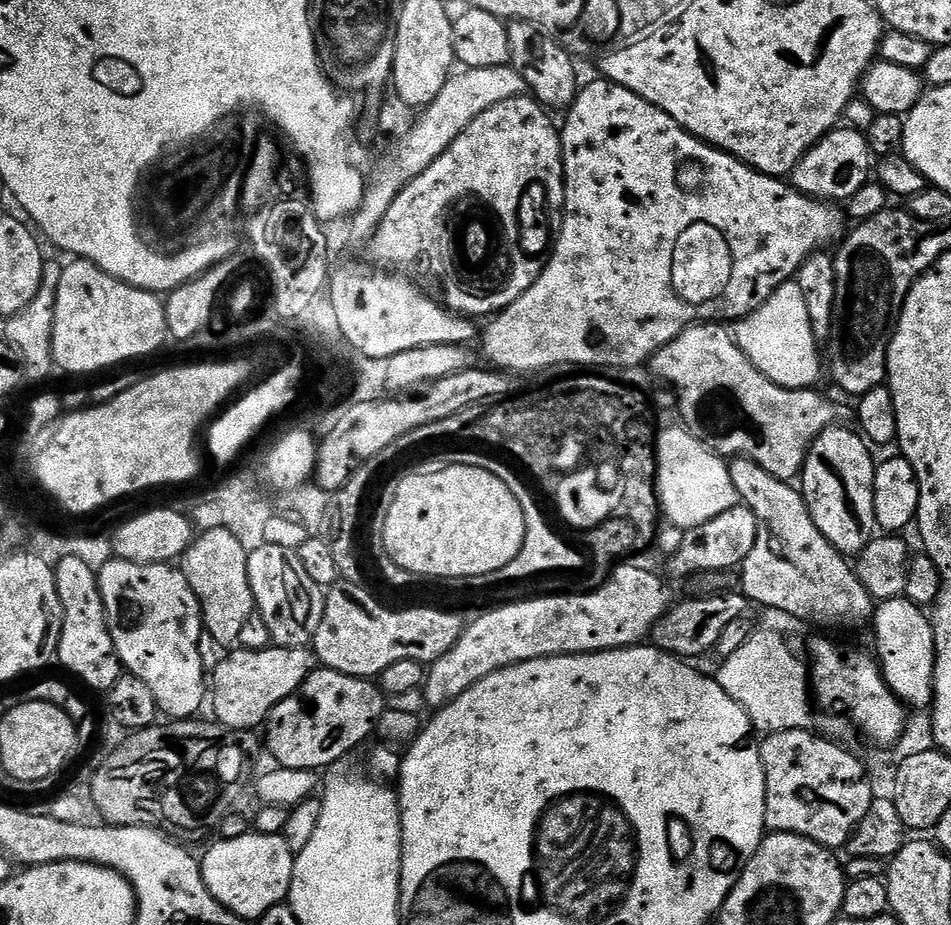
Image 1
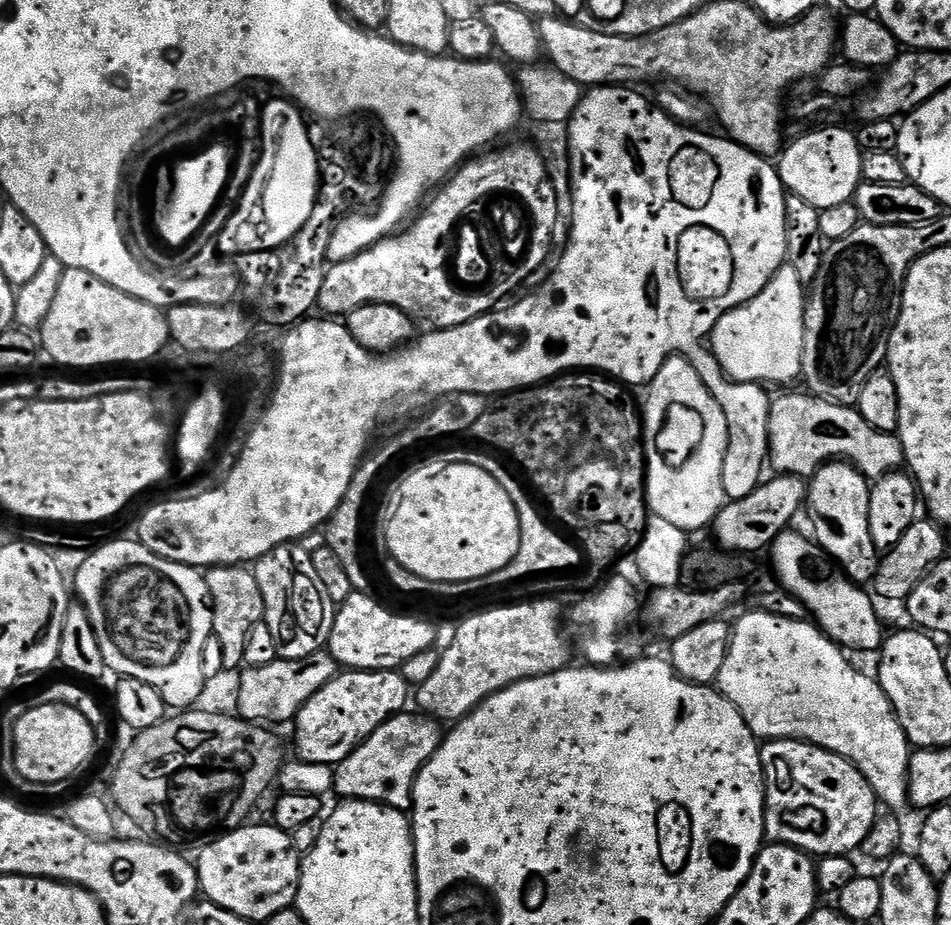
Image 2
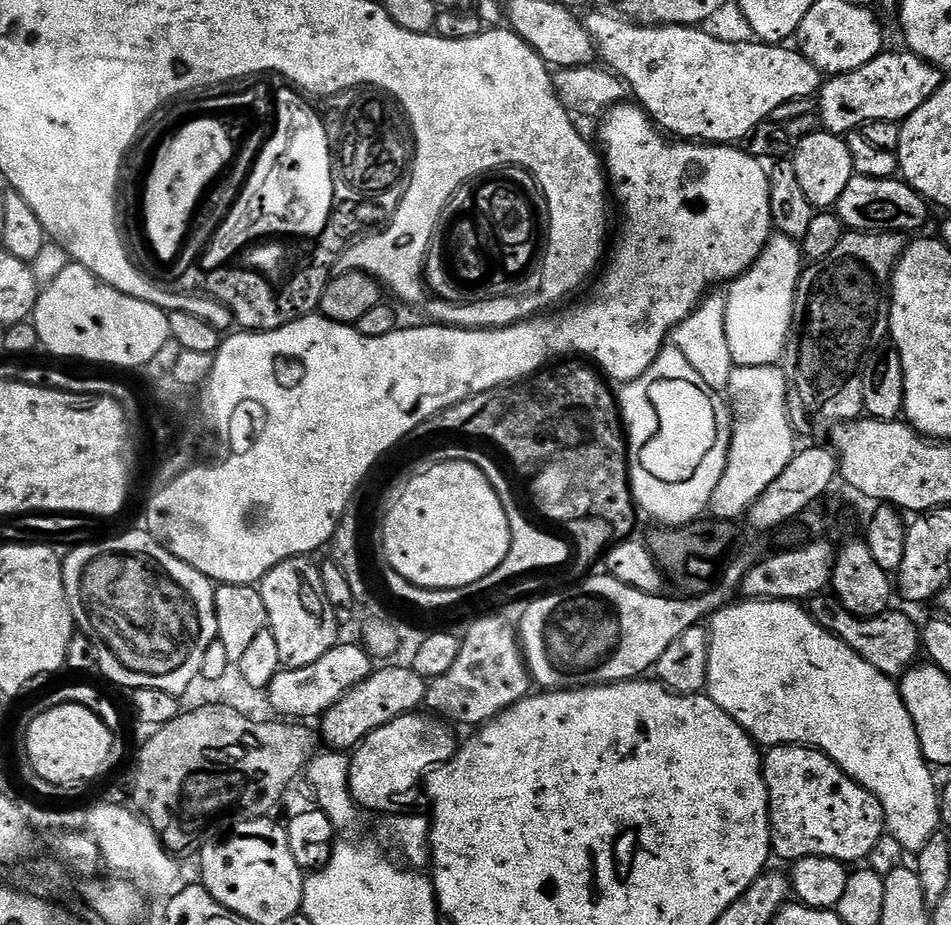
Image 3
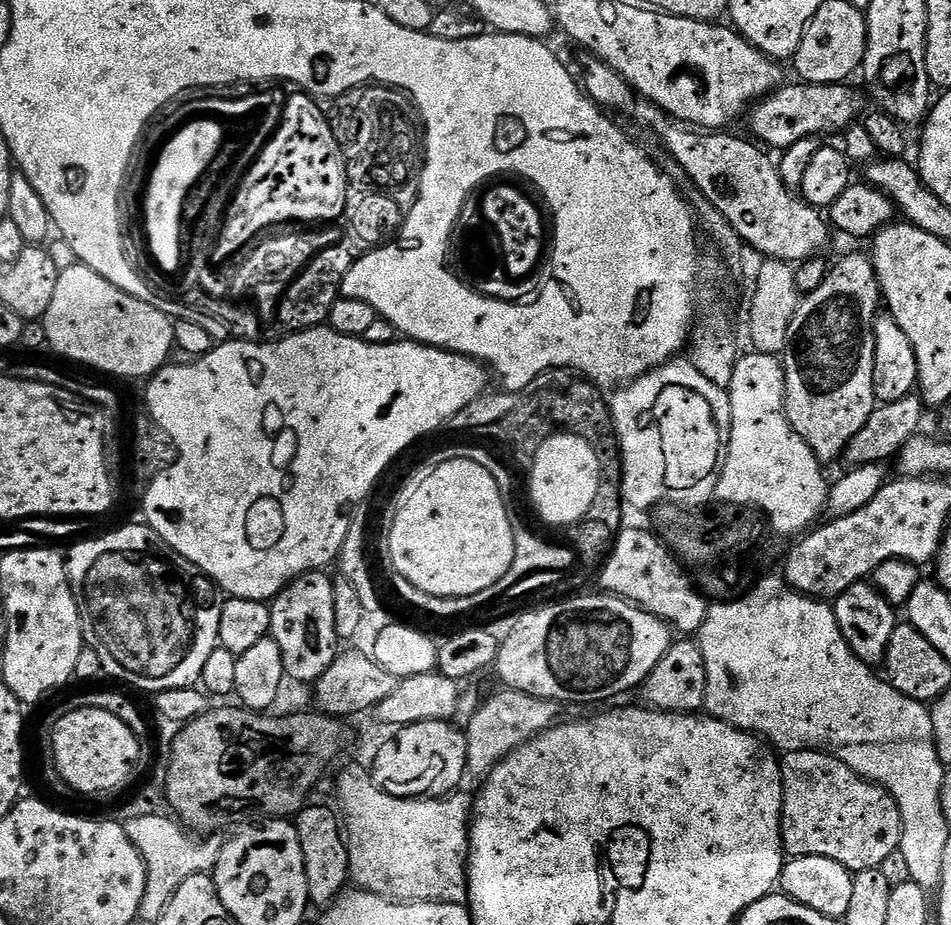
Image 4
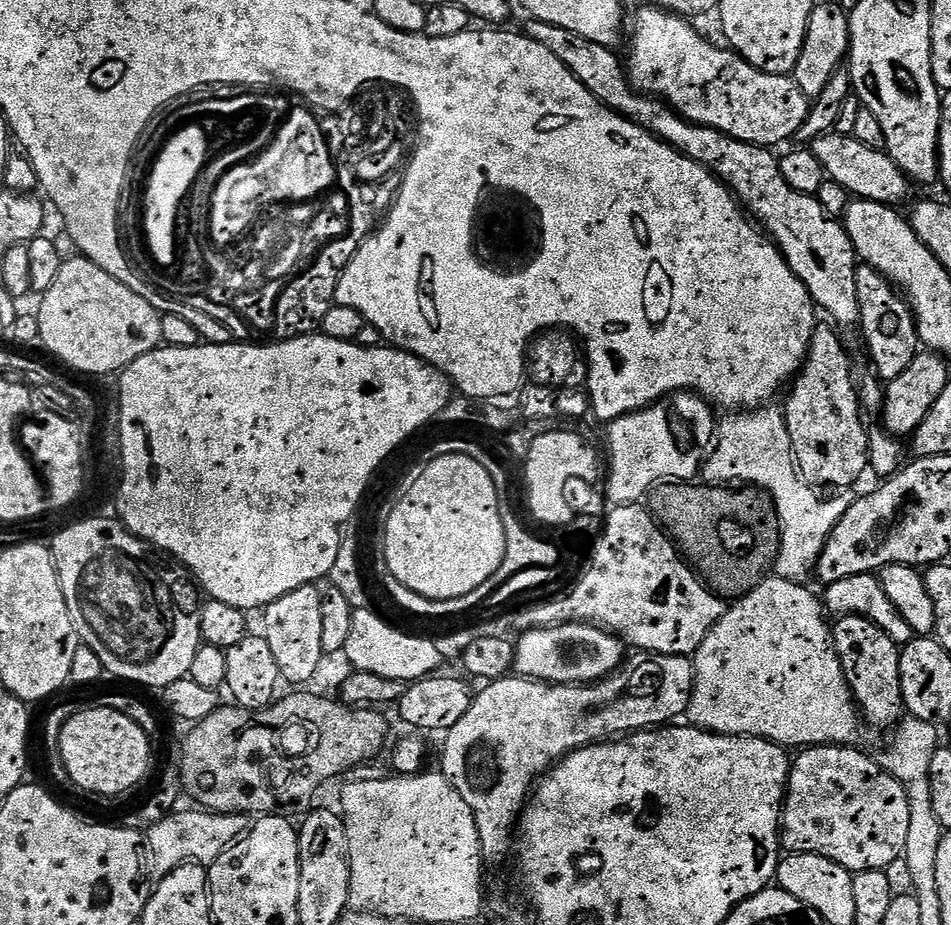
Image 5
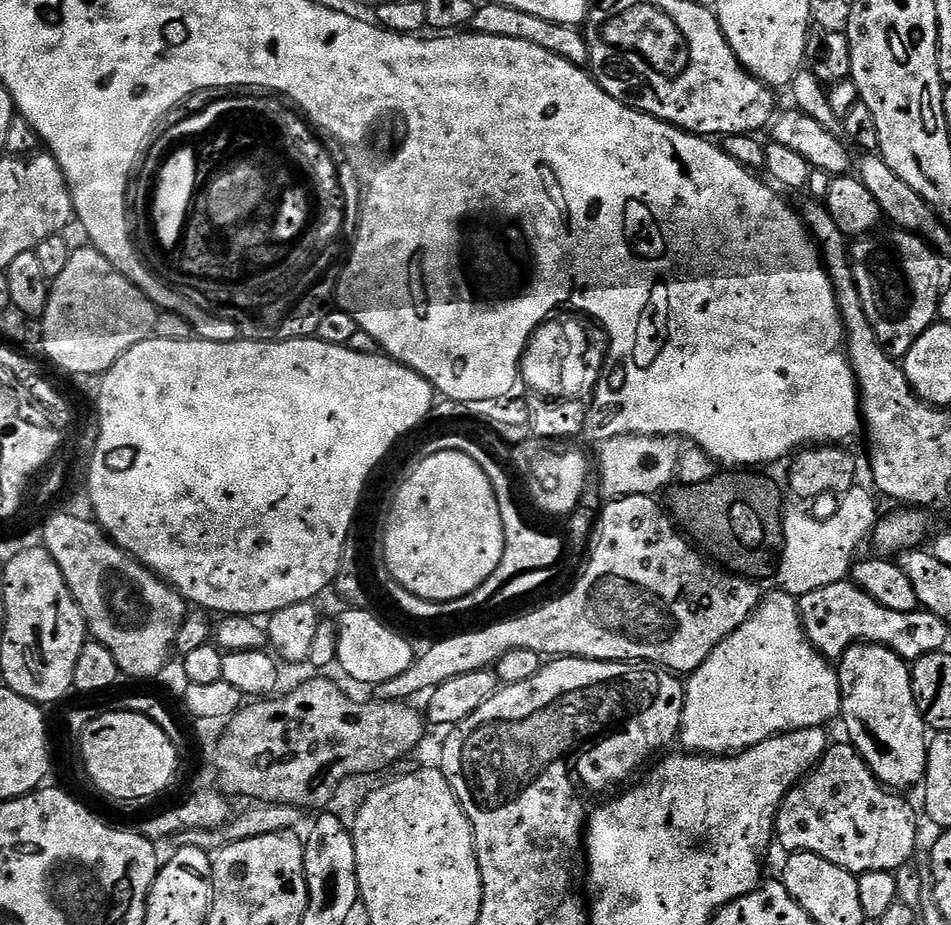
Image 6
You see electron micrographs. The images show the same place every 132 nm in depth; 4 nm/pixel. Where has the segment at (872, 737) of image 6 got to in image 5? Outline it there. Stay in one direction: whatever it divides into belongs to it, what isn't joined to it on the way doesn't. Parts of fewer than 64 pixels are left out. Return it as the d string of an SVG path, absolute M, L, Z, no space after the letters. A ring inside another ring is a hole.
M842 616L831 625L832 641L846 682L863 719L876 728L895 729L902 719L904 699L900 685L900 649L874 622L864 616Z

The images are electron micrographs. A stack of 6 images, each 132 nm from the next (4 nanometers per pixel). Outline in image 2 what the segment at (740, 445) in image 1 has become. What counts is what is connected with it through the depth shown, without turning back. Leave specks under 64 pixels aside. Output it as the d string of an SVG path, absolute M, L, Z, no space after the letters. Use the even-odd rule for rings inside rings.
M804 390L771 401L769 450L771 467L773 464L777 473L801 478L810 478L823 464L842 460L875 482L904 464L899 435L874 430L855 407L823 400Z

